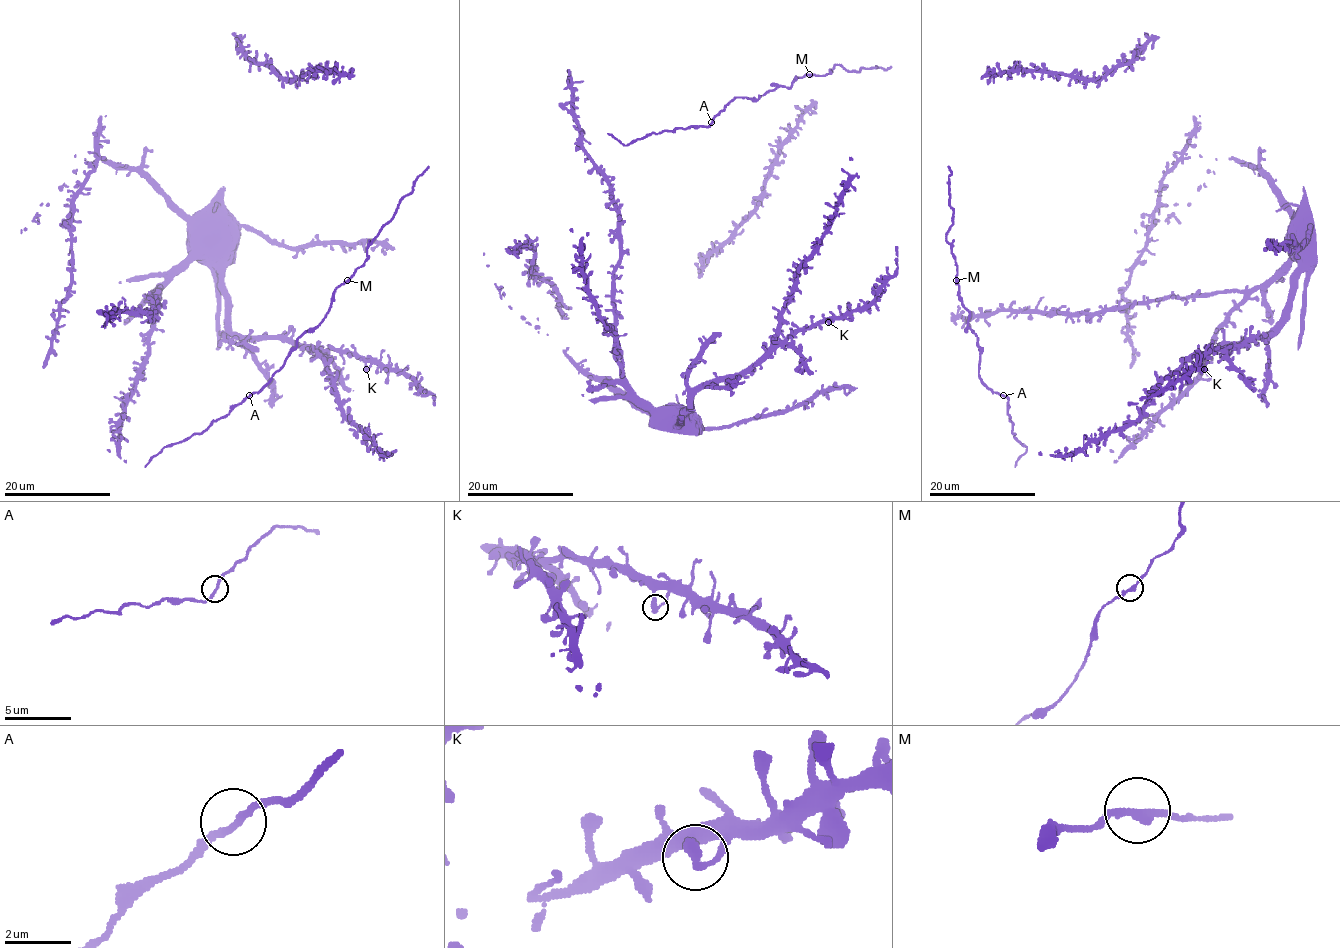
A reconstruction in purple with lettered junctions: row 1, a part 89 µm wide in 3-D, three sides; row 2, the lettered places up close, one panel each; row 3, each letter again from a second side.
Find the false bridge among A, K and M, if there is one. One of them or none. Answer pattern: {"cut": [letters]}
{"cut": []}

